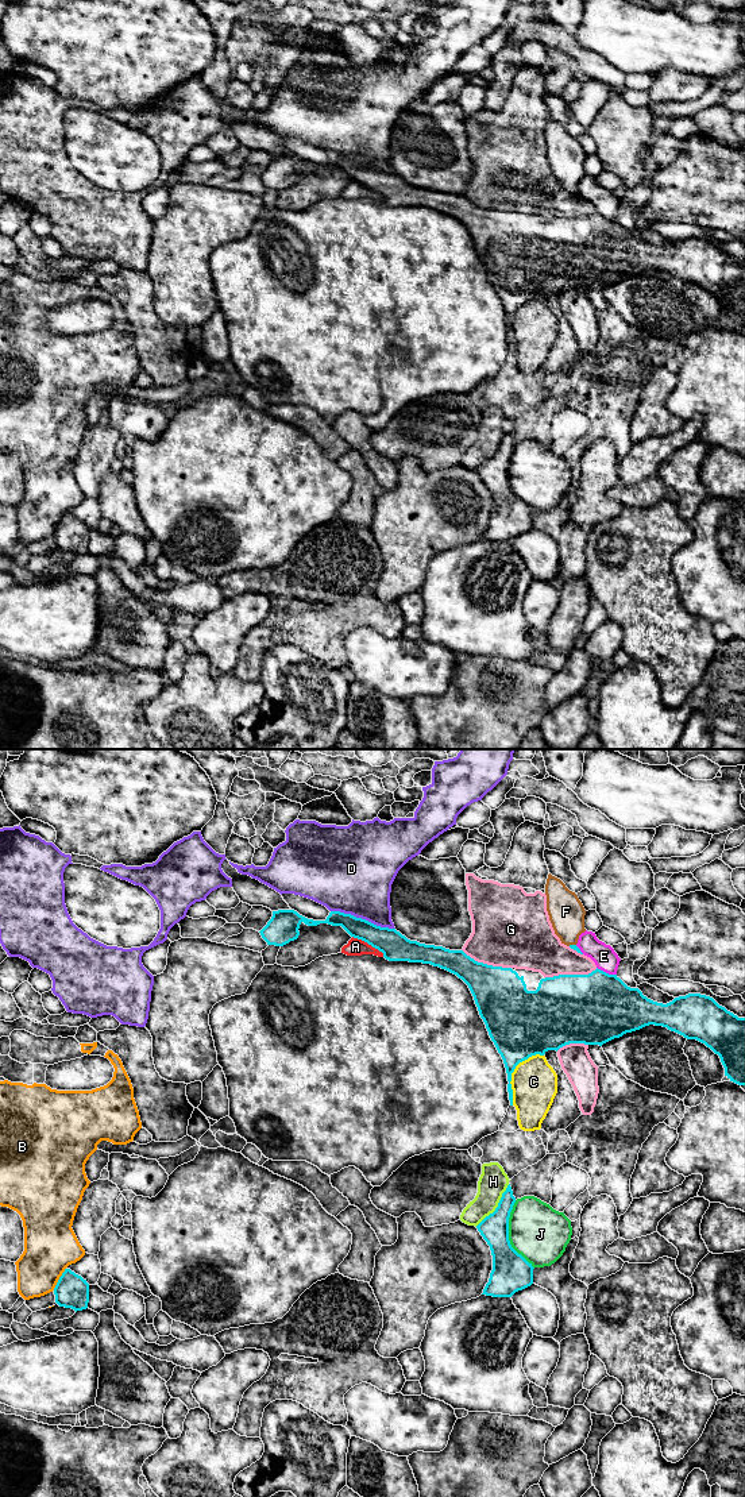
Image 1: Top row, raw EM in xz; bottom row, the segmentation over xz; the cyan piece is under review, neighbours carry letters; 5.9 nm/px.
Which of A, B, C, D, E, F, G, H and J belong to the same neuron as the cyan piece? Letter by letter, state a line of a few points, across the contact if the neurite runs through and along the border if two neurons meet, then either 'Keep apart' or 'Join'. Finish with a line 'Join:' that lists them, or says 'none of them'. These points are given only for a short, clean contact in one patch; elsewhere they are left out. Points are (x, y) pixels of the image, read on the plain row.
A: Keep apart
B: Keep apart
C: Keep apart
D: Keep apart
E: Keep apart
F: Line: xz (572, 191), (571, 189), (566, 155). Join
G: Keep apart
H: Keep apart
J: Keep apart
Join: F

